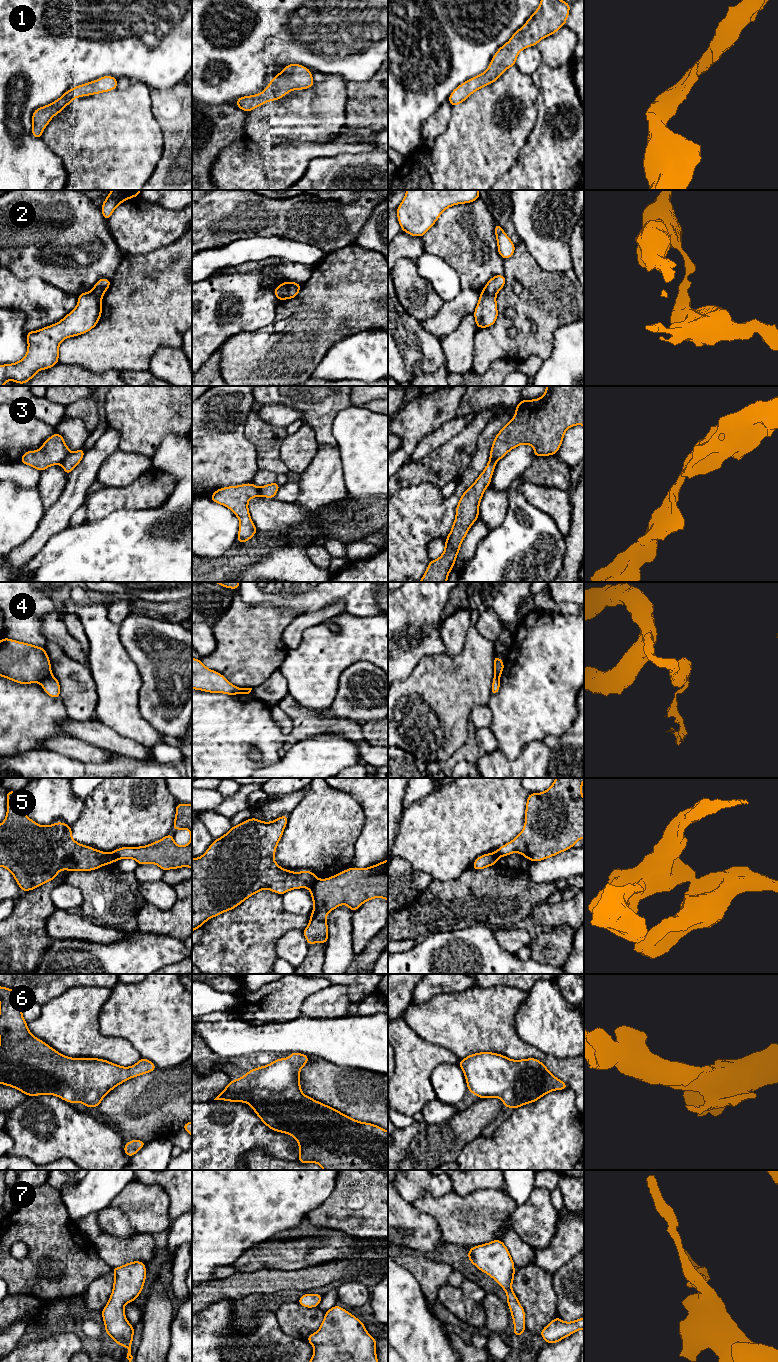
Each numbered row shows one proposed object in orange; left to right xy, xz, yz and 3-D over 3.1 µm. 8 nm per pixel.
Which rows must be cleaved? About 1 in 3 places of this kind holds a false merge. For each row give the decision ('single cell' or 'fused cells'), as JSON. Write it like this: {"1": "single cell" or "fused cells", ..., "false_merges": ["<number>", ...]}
{"1": "single cell", "2": "fused cells", "3": "fused cells", "4": "fused cells", "5": "fused cells", "6": "single cell", "7": "single cell", "false_merges": ["2", "3", "4", "5"]}

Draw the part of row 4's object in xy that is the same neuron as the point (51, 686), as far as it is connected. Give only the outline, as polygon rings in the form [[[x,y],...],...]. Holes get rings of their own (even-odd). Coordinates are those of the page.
[[[48,676],[40,682],[46,694],[52,698],[60,698],[60,683],[53,676]]]

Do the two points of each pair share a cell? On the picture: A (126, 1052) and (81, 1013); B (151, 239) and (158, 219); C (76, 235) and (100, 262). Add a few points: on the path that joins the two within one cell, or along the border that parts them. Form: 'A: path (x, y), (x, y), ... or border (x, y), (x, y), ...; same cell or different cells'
A: path (113, 1049), (108, 1048), (86, 1026); same cell
B: path (151, 234), (153, 224); same cell
C: path (84, 243), (95, 252), (95, 257); same cell

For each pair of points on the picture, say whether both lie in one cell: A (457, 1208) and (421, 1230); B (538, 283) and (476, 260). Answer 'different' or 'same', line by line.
A: different
B: different

